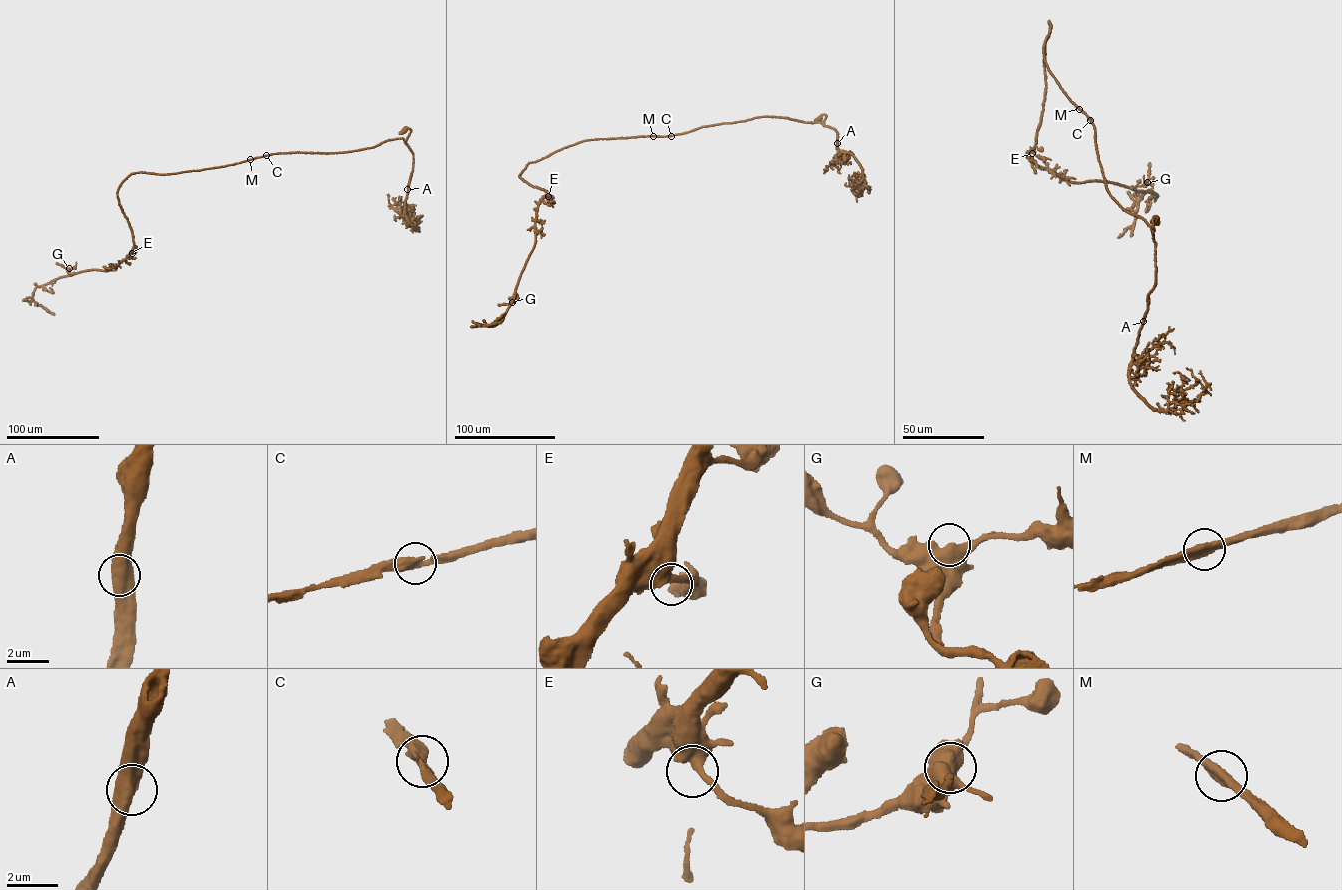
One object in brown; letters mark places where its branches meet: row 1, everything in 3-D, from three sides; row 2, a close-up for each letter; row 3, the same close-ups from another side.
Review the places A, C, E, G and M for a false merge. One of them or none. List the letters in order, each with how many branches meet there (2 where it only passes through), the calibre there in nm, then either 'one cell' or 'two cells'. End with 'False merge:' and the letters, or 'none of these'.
A: 2 | 650 nm | one cell
C: 2 | 440 nm | one cell
E: 2 | 480 nm | one cell
G: 2 | 600 nm | one cell
M: 2 | 480 nm | one cell
False merge: none of these

